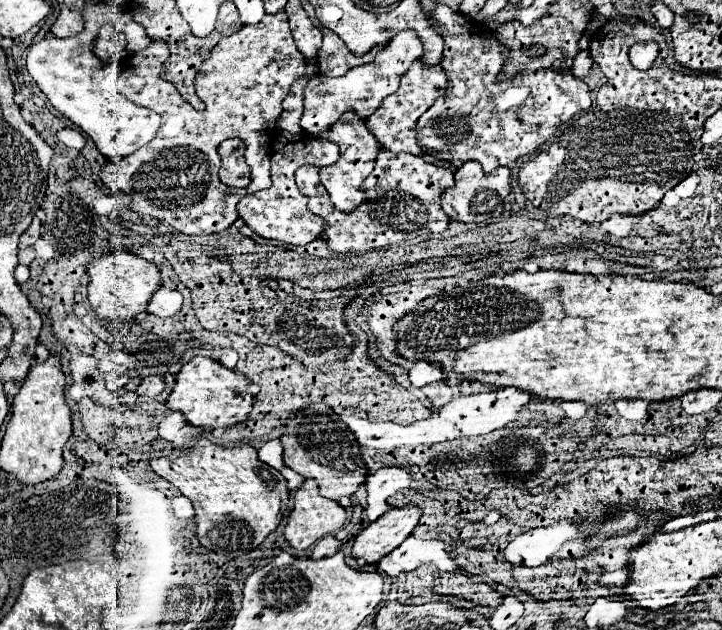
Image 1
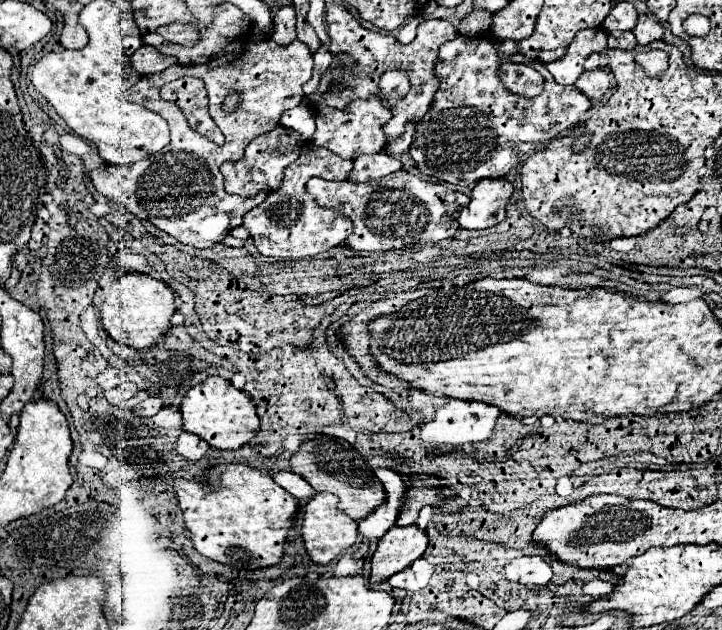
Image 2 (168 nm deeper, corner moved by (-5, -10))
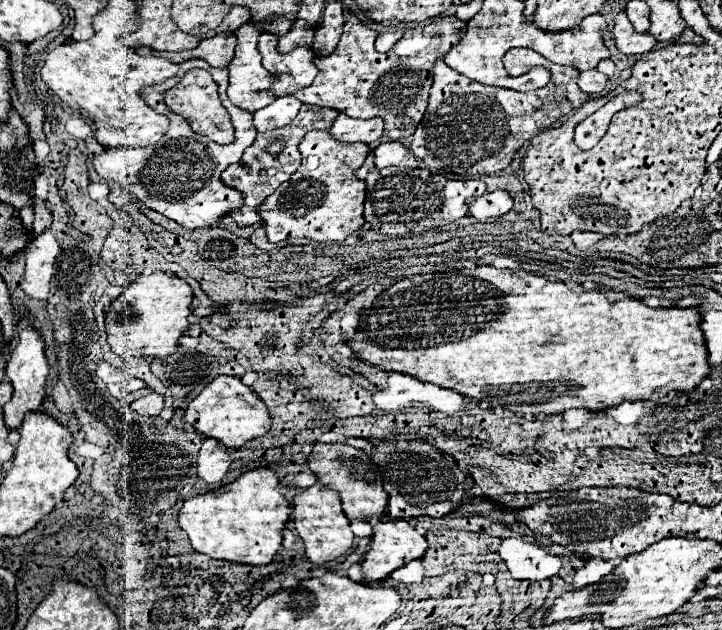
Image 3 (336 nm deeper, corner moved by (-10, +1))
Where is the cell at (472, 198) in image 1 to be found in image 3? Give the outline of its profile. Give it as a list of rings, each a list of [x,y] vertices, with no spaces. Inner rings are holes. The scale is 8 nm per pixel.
[[[494,190],[494,192],[486,192],[484,196],[470,200],[468,208],[470,208],[470,214],[474,218],[478,218],[480,222],[490,222],[490,220],[500,218],[502,214],[510,212],[512,204],[514,204],[514,200],[506,190]]]

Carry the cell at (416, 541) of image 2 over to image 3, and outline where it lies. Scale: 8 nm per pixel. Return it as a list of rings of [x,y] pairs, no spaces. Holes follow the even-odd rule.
[[[392,520],[392,522],[380,522],[374,526],[372,538],[370,538],[370,548],[364,554],[364,562],[362,562],[362,570],[364,570],[364,582],[380,582],[384,580],[390,572],[394,572],[396,568],[418,560],[424,556],[428,548],[428,542],[424,536],[420,536],[406,520]]]

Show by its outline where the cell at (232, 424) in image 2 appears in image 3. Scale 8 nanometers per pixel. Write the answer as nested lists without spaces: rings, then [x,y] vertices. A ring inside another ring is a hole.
[[[218,376],[190,402],[184,414],[184,422],[192,424],[194,430],[222,442],[228,448],[242,448],[246,442],[260,438],[270,430],[270,412],[258,394],[244,386],[240,378]]]

